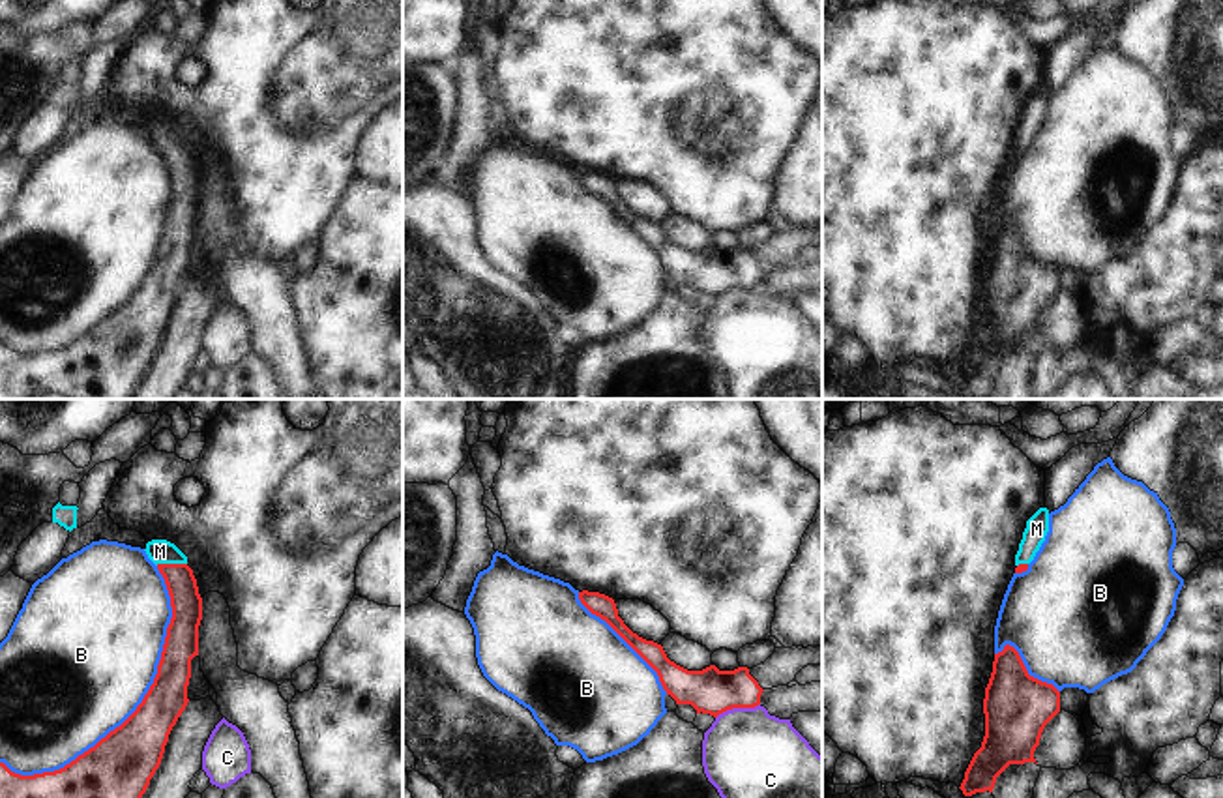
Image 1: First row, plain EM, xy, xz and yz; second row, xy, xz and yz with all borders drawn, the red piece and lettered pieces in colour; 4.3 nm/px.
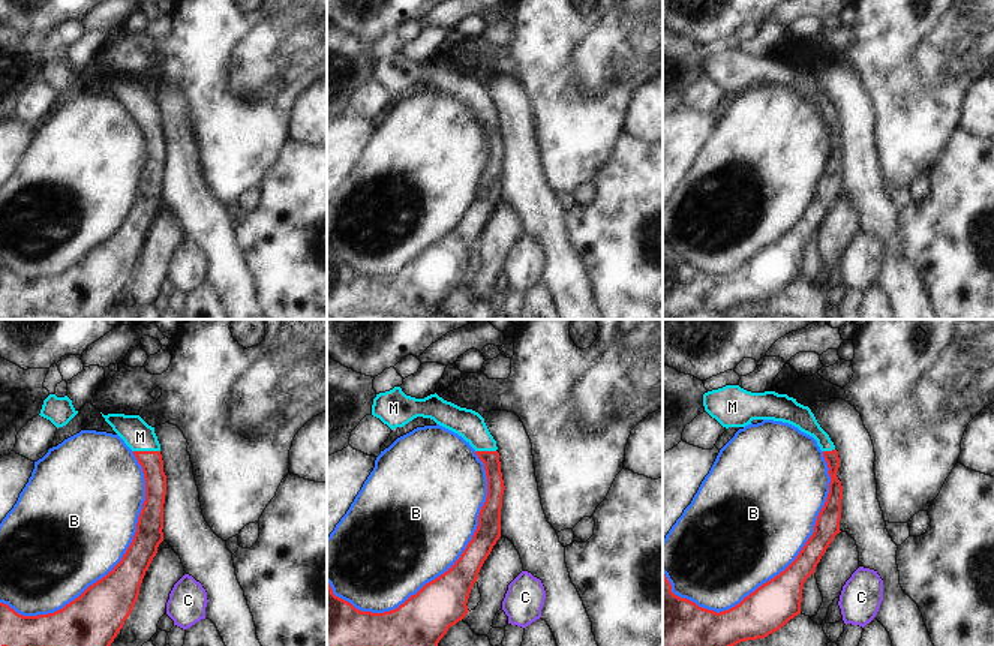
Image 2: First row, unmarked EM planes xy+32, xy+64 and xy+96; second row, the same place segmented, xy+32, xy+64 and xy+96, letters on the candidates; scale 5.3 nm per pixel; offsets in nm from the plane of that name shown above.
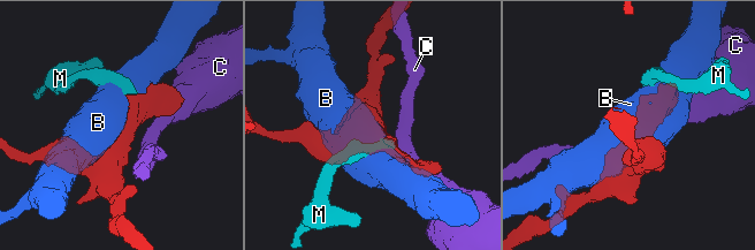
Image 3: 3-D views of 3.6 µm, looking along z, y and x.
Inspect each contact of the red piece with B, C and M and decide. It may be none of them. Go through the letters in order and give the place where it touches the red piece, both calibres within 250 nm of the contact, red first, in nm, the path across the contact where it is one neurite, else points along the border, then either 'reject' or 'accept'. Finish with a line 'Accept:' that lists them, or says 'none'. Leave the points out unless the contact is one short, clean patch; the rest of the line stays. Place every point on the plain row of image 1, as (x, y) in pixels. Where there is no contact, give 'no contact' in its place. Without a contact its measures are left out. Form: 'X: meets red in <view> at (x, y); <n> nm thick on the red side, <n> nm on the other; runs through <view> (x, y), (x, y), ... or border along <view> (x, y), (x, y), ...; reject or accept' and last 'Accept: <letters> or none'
B: meets red in xy at (143, 280); 260 nm thick on the red side, 500 nm on the other; reject
C: meets red in xz at (736, 287); 190 nm thick on the red side, 420 nm on the other; reject
M: meets red in xy at (171, 145); 140 nm thick on the red side, 110 nm on the other; accept
Accept: M

